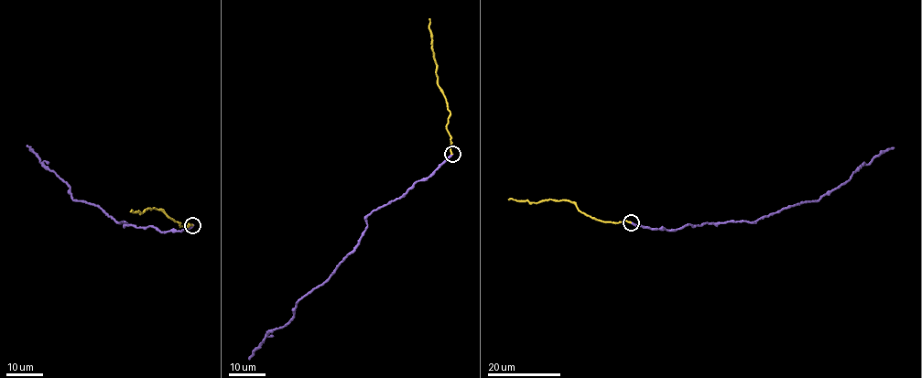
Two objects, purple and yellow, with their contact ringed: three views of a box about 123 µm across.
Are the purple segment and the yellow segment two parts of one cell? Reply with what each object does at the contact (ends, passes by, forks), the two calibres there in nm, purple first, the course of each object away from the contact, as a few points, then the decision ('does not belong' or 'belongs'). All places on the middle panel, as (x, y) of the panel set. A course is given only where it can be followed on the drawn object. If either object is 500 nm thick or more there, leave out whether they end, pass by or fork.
purple ends | yellow ends | 320/200 nm | purple via (451, 154), (401, 197), (374, 210), (359, 243), (328, 279), (299, 299), (288, 321), (269, 330), (250, 360) | yellow via (451, 154), (450, 135), (446, 128), (450, 113), (438, 83), (429, 18) | does not belong

